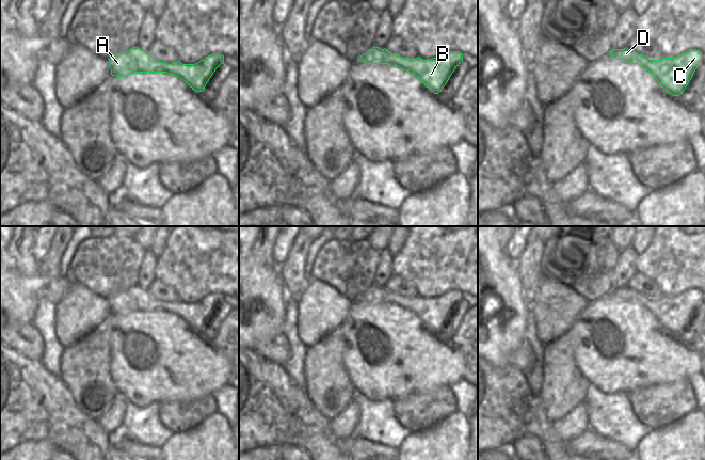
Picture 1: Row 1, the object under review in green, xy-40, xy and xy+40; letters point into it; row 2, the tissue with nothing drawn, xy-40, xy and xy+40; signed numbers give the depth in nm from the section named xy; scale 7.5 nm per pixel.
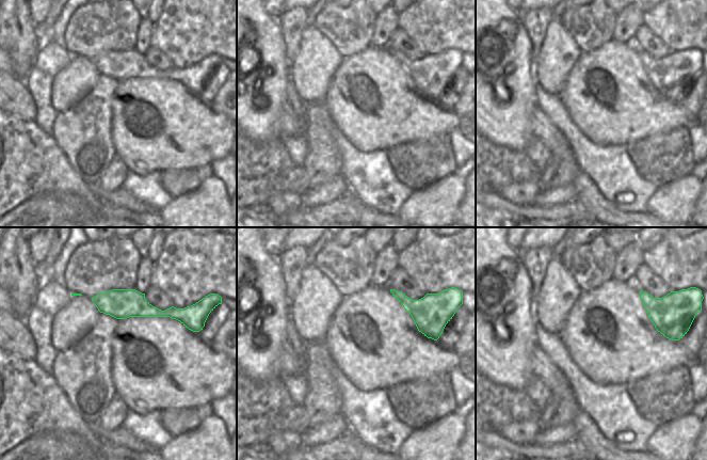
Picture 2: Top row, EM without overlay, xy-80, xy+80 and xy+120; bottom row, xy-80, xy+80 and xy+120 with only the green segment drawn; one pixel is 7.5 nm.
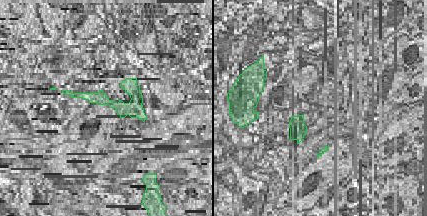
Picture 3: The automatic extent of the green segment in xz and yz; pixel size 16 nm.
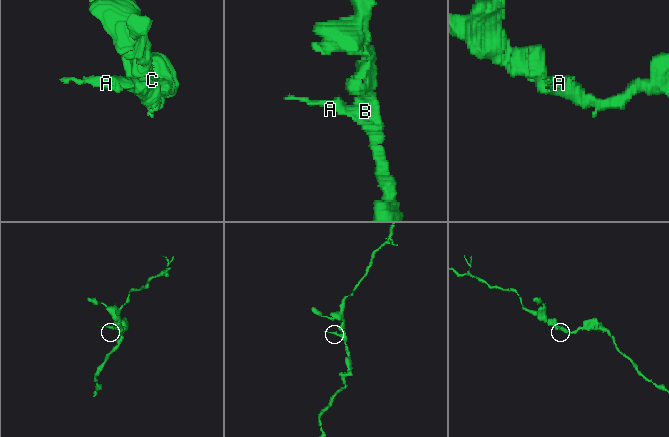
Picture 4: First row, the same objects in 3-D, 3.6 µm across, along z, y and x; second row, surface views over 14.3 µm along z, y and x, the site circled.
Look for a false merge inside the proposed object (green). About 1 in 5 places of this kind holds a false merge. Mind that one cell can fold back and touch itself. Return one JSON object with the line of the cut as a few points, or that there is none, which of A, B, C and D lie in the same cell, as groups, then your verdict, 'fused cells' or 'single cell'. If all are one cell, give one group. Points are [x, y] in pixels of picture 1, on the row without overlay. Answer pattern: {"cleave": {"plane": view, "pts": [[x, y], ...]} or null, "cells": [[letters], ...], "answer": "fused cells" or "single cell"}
{"cleave": null, "cells": [["A", "B", "C", "D"]], "answer": "single cell"}

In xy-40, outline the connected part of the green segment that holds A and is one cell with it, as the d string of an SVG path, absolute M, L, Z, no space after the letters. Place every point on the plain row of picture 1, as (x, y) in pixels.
M133 286L109 298L111 314L125 316L133 312L167 312L182 318L195 331L202 331L215 308L224 303L224 295L212 292L195 303L172 303L155 299L148 290Z

